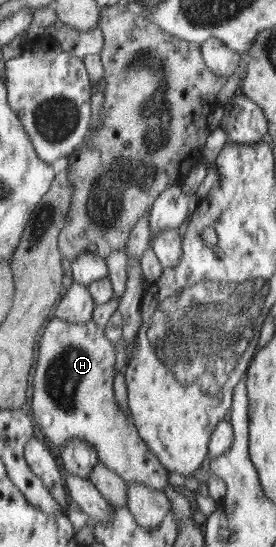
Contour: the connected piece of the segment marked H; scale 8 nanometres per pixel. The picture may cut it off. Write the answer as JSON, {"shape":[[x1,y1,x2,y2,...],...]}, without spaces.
{"shape":[[53,316,52,320,48,321,48,326,41,334,36,369,33,370,34,391,29,414,36,422,36,427,39,427,38,431,41,430,42,434,50,439,50,446,56,446,59,452,72,439,82,439,96,447,98,461,118,474,127,485,140,484,146,488,163,490,169,484,170,473,164,469,162,463,143,441,132,416,126,417,121,408,118,408,118,402,114,400,112,382,114,382,116,352,104,332,105,328,96,324,93,319,74,324]]}

